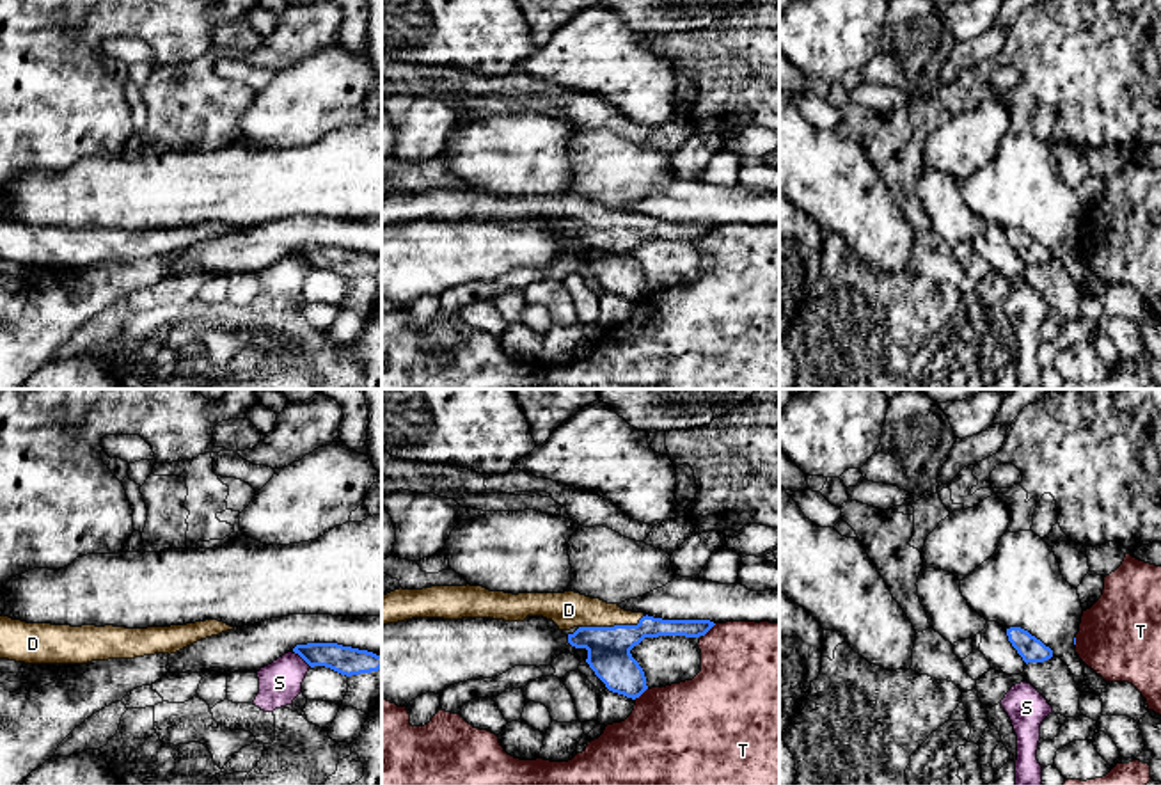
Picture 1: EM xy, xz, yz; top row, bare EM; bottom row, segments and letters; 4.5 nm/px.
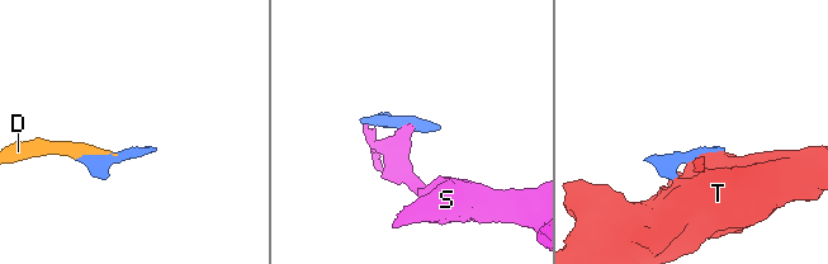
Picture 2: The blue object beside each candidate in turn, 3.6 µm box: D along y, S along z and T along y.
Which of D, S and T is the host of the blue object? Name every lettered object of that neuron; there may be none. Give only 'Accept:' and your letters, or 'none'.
Accept: D

